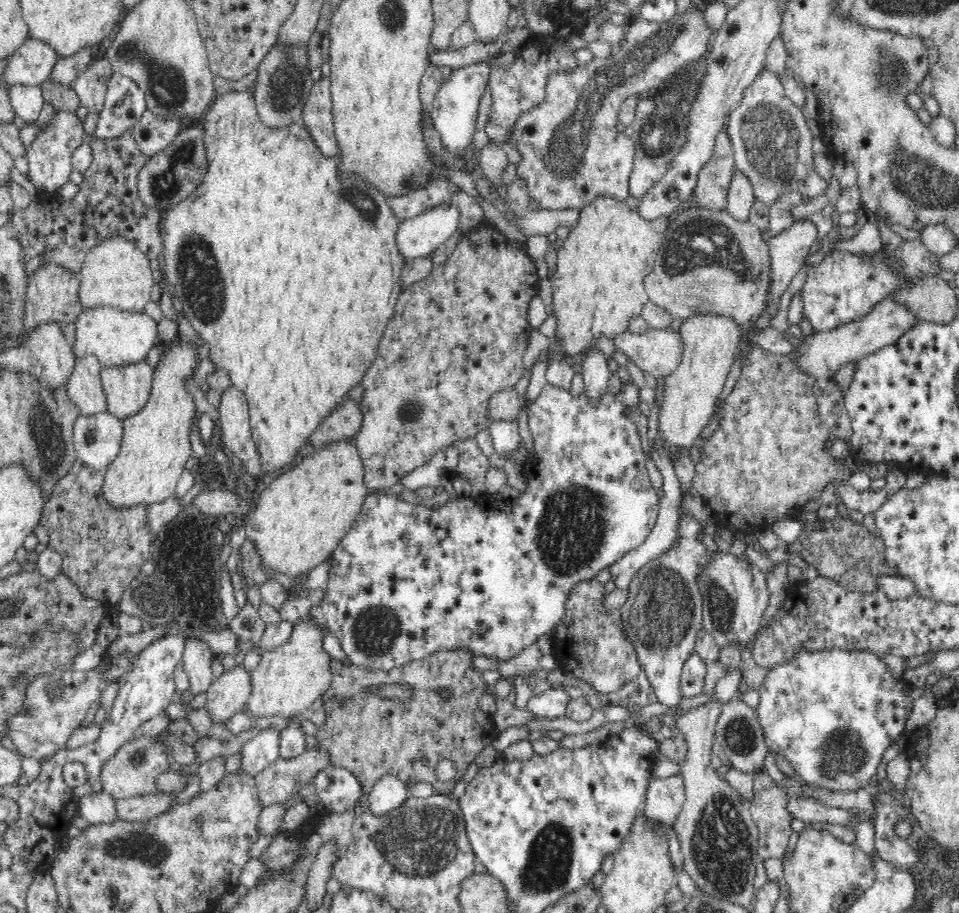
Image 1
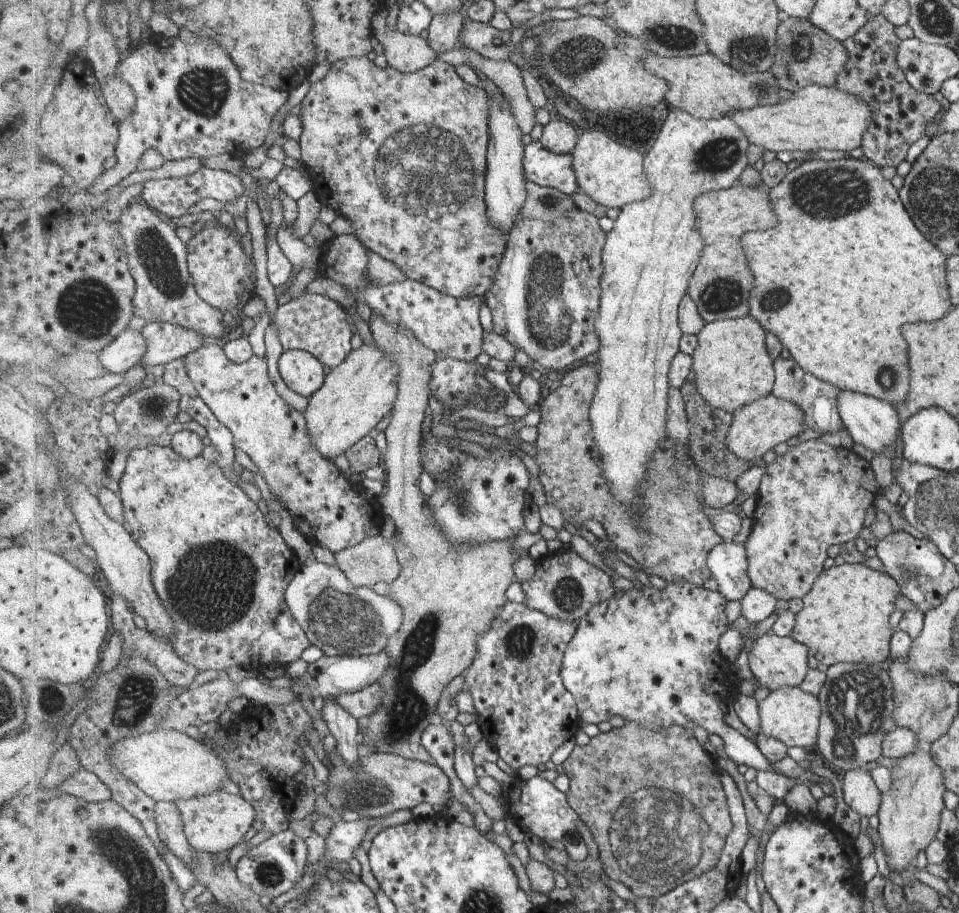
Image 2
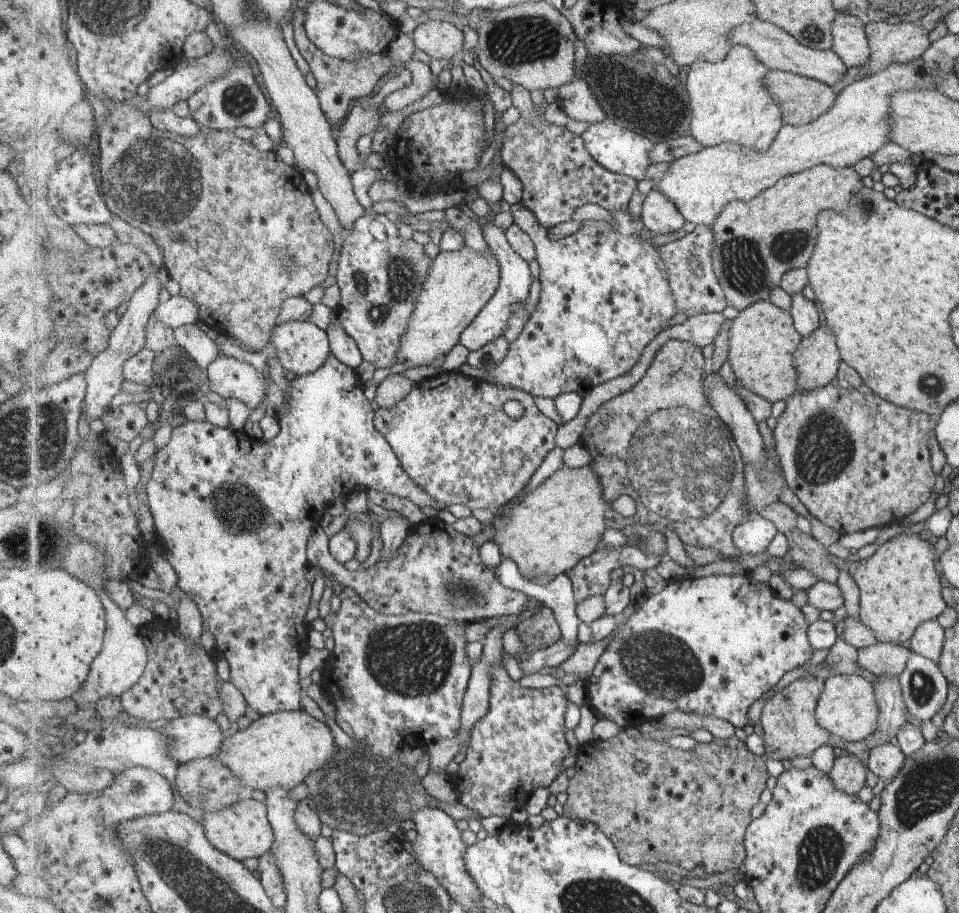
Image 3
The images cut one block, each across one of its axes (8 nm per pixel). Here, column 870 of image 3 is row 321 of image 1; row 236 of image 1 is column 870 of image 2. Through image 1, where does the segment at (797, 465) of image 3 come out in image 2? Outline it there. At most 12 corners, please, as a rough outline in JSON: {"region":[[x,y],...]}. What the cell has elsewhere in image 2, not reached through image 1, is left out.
{"region":[[820,439],[766,467],[745,542],[754,586],[804,599],[881,495]]}

